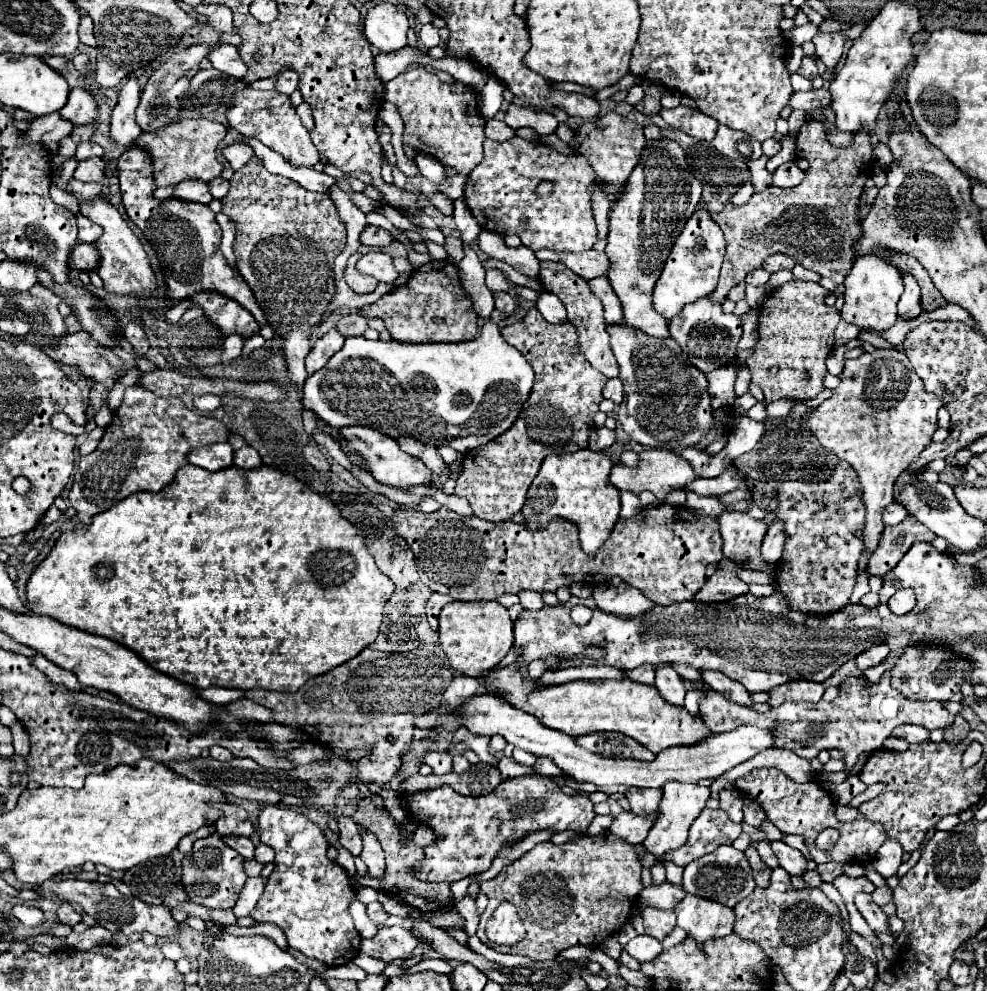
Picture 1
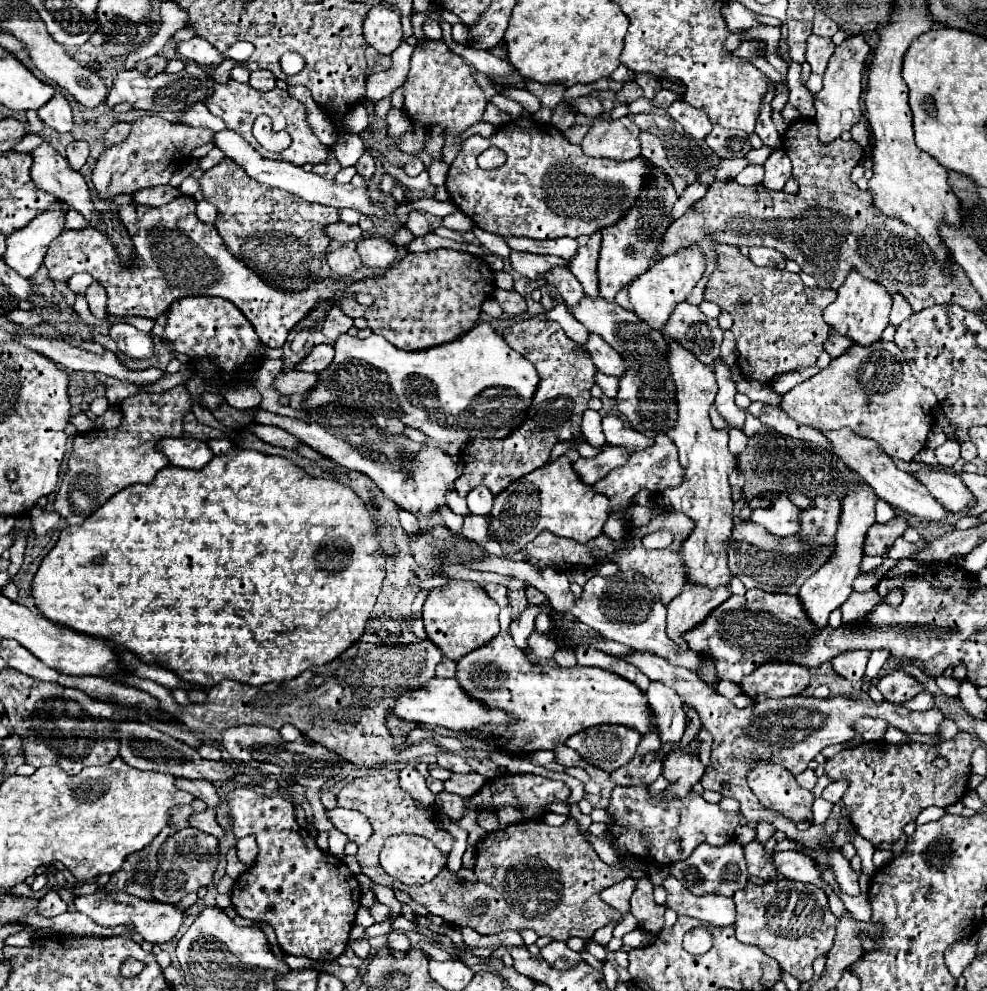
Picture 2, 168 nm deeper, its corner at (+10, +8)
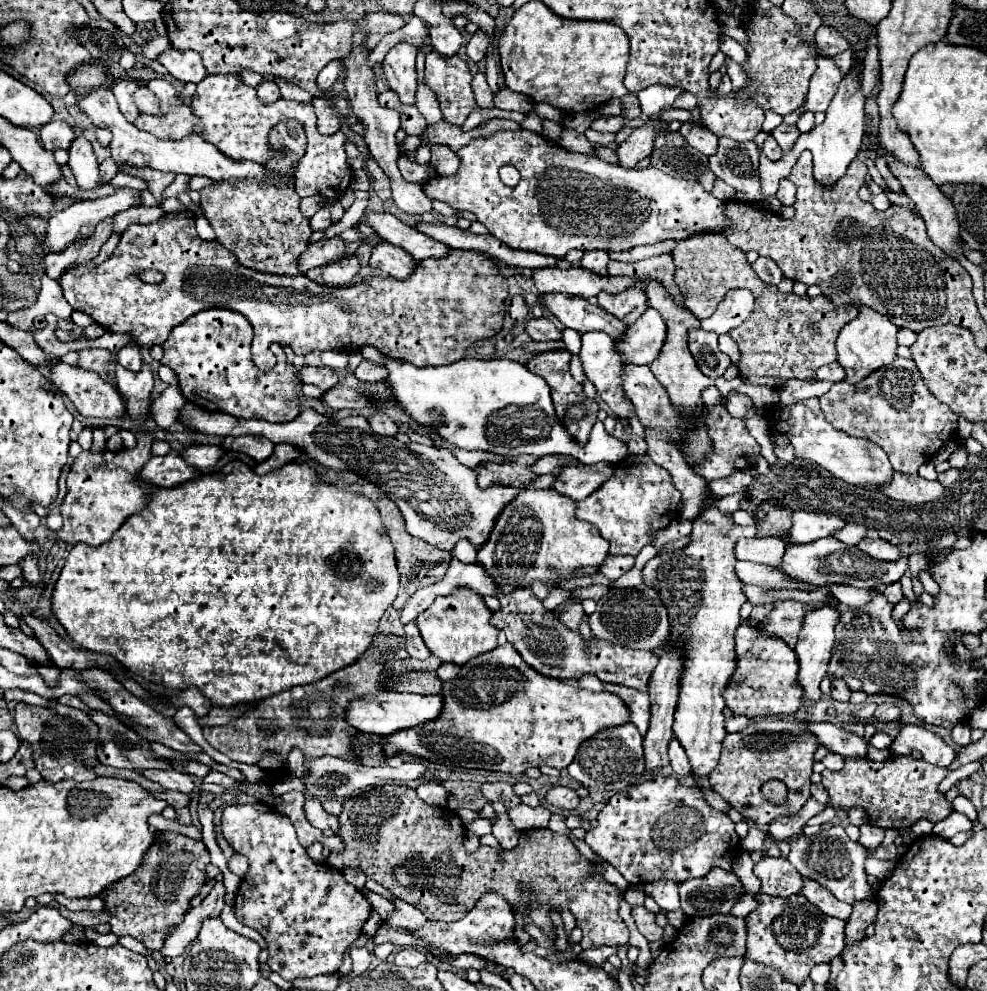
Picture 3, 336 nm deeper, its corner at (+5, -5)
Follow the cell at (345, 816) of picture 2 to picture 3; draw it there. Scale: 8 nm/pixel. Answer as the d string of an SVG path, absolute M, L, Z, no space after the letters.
M309 798L307 802L305 802L305 816L307 816L307 820L315 826L315 828L319 828L319 830L331 830L333 834L339 834L339 818L337 816L333 816L333 814L327 814L325 810L323 810L323 806L321 806L321 802L319 800L315 800L315 798Z

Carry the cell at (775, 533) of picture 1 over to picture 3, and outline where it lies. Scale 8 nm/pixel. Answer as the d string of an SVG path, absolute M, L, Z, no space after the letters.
M797 510L791 514L791 528L779 534L787 544L809 544L819 538L831 536L833 530L841 528L845 522L831 514L811 514L805 510Z

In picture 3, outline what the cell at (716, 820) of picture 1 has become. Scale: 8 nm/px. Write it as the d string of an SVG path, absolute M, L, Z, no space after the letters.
M659 774L647 778L639 786L627 788L611 796L611 800L599 812L597 822L597 828L587 832L585 842L603 860L613 864L631 884L647 884L655 880L673 880L681 884L689 878L699 878L707 874L707 870L715 866L731 870L731 864L739 852L739 836L735 832L733 820L727 814L709 808L697 788L687 788L677 778L663 778Z

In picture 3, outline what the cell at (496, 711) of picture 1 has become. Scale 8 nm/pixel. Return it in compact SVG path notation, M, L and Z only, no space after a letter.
M385 692L375 698L361 698L361 702L351 702L347 708L347 720L359 732L389 736L407 728L423 726L425 722L437 720L443 712L443 694L401 694L401 692Z

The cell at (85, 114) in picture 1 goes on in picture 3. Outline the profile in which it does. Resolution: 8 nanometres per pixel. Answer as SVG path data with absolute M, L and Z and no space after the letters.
M53 120L39 130L39 138L47 150L55 150L55 148L67 150L75 140L75 134L65 120Z

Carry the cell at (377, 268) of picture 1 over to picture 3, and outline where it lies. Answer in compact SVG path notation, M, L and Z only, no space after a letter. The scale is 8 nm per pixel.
M381 242L371 250L369 266L377 268L385 276L405 280L415 270L415 260L403 248L389 242Z

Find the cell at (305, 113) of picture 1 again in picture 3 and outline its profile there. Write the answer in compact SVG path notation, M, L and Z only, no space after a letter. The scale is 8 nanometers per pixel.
M275 78L275 82L279 84L281 96L283 96L285 100L297 100L297 102L311 102L311 100L313 100L313 96L311 96L309 92L297 88L297 86L291 84L291 82L283 82L283 80L279 80L279 78Z

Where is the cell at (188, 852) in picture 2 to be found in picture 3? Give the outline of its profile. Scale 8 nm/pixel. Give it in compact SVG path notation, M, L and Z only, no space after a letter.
M163 832L161 844L153 844L139 870L131 874L131 878L123 878L111 886L105 900L105 910L113 914L109 920L111 932L117 936L133 936L149 950L157 952L167 928L183 922L191 898L197 896L205 884L205 868L209 862L209 850L201 840L191 840L175 832Z

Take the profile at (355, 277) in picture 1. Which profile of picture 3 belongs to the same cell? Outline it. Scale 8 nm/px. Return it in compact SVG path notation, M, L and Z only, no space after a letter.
M345 256L333 264L323 266L323 282L327 286L347 286L359 274L359 260L355 256Z

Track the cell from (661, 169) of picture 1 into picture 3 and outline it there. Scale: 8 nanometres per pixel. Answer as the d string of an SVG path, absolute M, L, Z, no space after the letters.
M637 282L635 286L629 286L619 294L601 292L597 296L597 304L615 318L619 318L621 322L625 322L627 326L631 326L647 306L645 290L647 290L647 282Z

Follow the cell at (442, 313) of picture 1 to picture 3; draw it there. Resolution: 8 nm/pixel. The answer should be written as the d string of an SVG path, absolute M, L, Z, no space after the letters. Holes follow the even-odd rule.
M187 210L177 214L165 214L155 224L131 224L115 248L115 252L99 266L93 262L67 268L59 276L59 286L63 288L65 300L81 312L87 312L95 322L99 322L109 332L129 332L145 348L163 344L173 326L185 322L189 316L209 310L209 308L227 308L243 314L253 330L255 338L251 344L253 362L261 370L273 368L273 352L269 350L271 342L289 346L295 354L309 354L313 350L359 350L363 344L377 346L383 354L405 360L413 366L443 366L453 364L465 356L465 350L485 338L493 338L503 326L505 302L509 294L507 280L497 272L497 264L479 252L473 250L449 250L445 258L427 258L407 280L397 278L365 278L355 286L347 288L329 288L309 280L307 276L297 278L279 278L275 274L261 274L239 266L237 258L221 246L217 240L201 240L195 232L195 216ZM143 270L159 270L163 282L147 284L139 278Z

